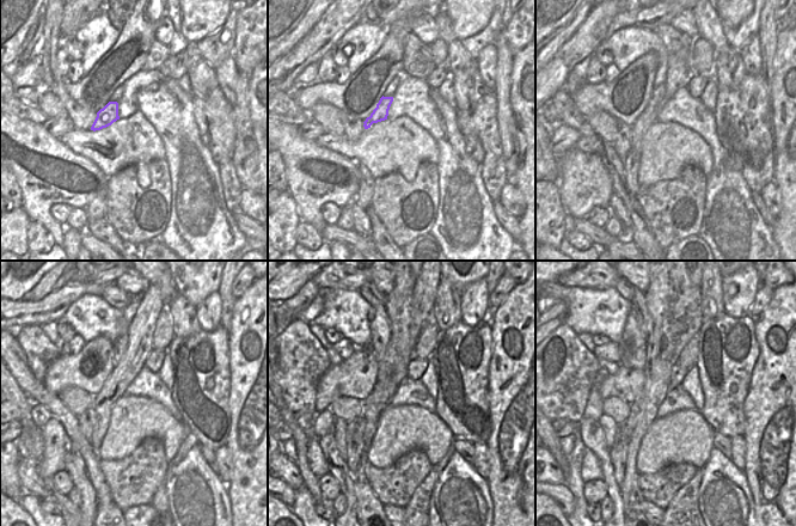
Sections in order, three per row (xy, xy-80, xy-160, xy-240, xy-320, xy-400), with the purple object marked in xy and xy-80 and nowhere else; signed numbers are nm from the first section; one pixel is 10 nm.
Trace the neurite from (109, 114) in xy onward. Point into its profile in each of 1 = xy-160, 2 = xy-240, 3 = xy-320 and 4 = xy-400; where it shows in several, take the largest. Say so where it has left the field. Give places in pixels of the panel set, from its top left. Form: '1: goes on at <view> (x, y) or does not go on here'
1: goes on at xy-160 (657, 93)
2: goes on at xy-240 (120, 347)
3: goes on at xy-320 (380, 328)
4: goes on at xy-400 (638, 301)

